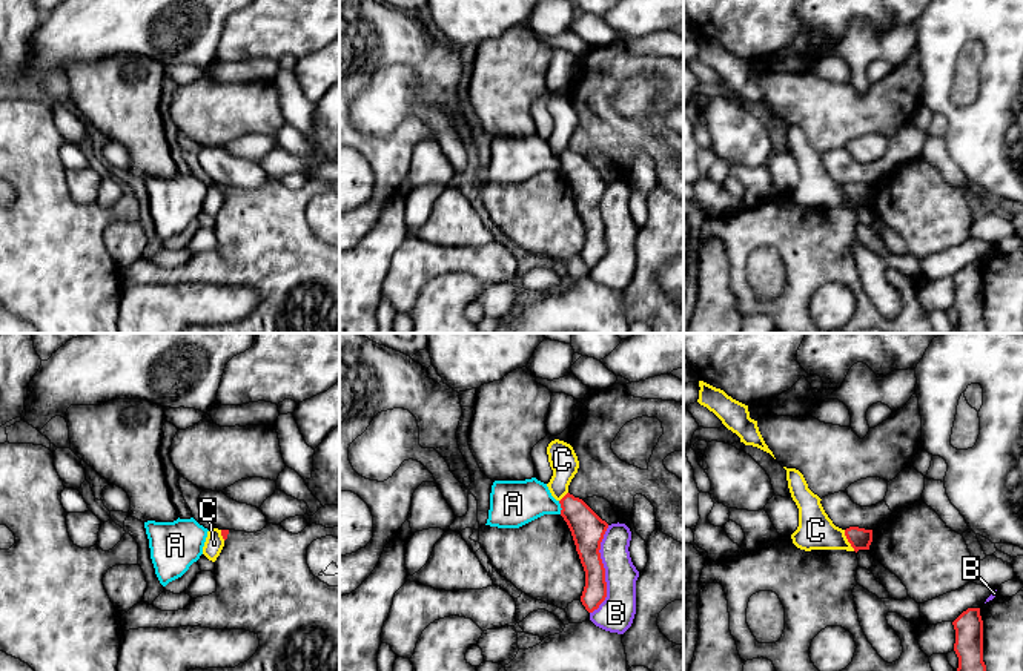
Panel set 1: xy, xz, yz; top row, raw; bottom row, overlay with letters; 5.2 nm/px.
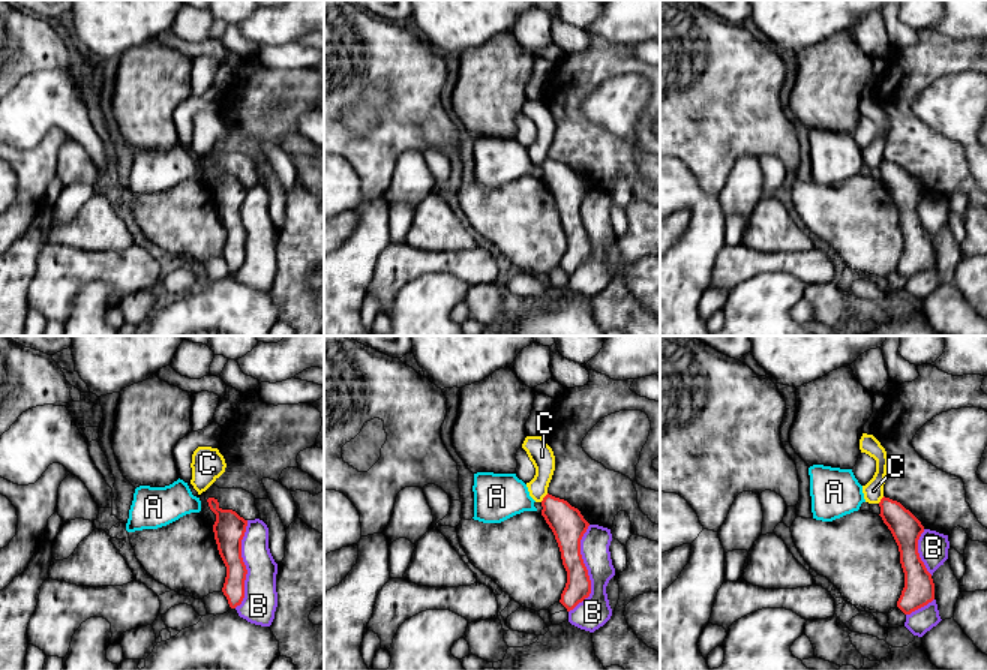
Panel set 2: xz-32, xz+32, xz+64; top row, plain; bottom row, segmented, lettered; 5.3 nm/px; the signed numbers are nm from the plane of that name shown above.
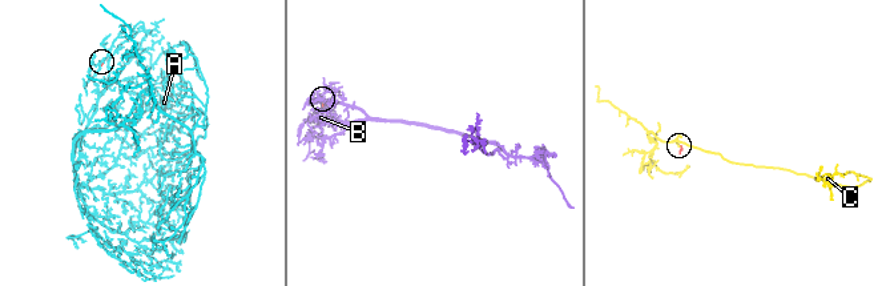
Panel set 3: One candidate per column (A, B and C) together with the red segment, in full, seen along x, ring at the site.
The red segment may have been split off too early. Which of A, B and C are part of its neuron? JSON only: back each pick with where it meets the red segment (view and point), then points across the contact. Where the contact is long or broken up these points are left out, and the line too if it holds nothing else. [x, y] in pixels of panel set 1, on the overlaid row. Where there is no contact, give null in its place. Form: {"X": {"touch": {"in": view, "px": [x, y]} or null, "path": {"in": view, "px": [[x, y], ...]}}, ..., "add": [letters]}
{"add": []}

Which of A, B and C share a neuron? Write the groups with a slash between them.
A / B / C

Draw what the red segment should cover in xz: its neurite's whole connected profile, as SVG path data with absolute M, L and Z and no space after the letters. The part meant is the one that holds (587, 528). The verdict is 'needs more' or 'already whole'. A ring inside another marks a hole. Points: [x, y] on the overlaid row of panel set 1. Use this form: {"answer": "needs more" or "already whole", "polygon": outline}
{"answer": "already whole", "polygon": "M567 493L561 501L561 516L567 522L581 564L585 571L585 587L581 602L593 613L607 597L605 568L601 559L601 542L608 528L582 499Z"}

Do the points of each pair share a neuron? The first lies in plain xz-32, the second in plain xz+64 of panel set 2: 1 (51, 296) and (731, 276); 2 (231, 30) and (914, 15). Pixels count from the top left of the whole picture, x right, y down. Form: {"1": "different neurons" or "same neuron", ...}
{"1": "same neuron", "2": "different neurons"}

